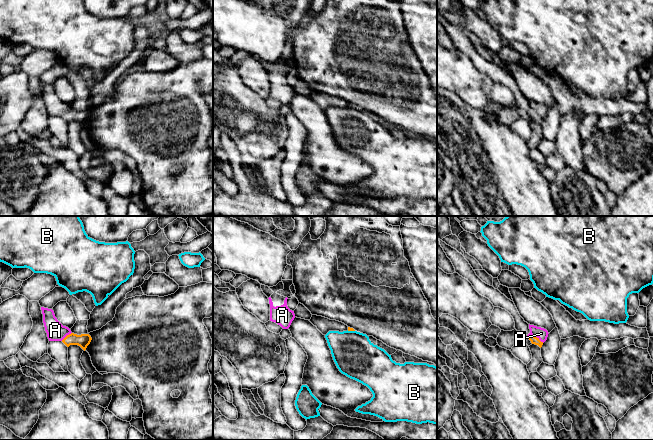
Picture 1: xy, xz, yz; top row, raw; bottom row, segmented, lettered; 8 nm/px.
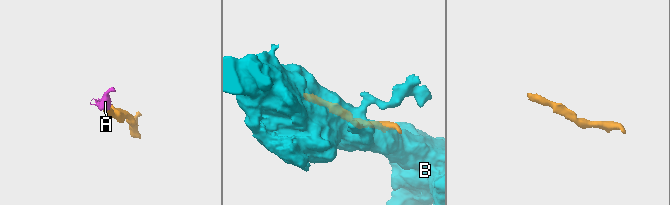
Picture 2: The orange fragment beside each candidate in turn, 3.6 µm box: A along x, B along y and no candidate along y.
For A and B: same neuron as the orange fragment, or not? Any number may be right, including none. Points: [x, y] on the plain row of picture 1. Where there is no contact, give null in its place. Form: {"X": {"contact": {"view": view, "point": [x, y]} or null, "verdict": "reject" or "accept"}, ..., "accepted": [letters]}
{"A": {"contact": {"view": "yz", "point": [536, 113]}, "verdict": "accept"}, "B": {"contact": {"view": "xz", "point": [351, 106]}, "verdict": "reject"}, "accepted": ["A"]}

